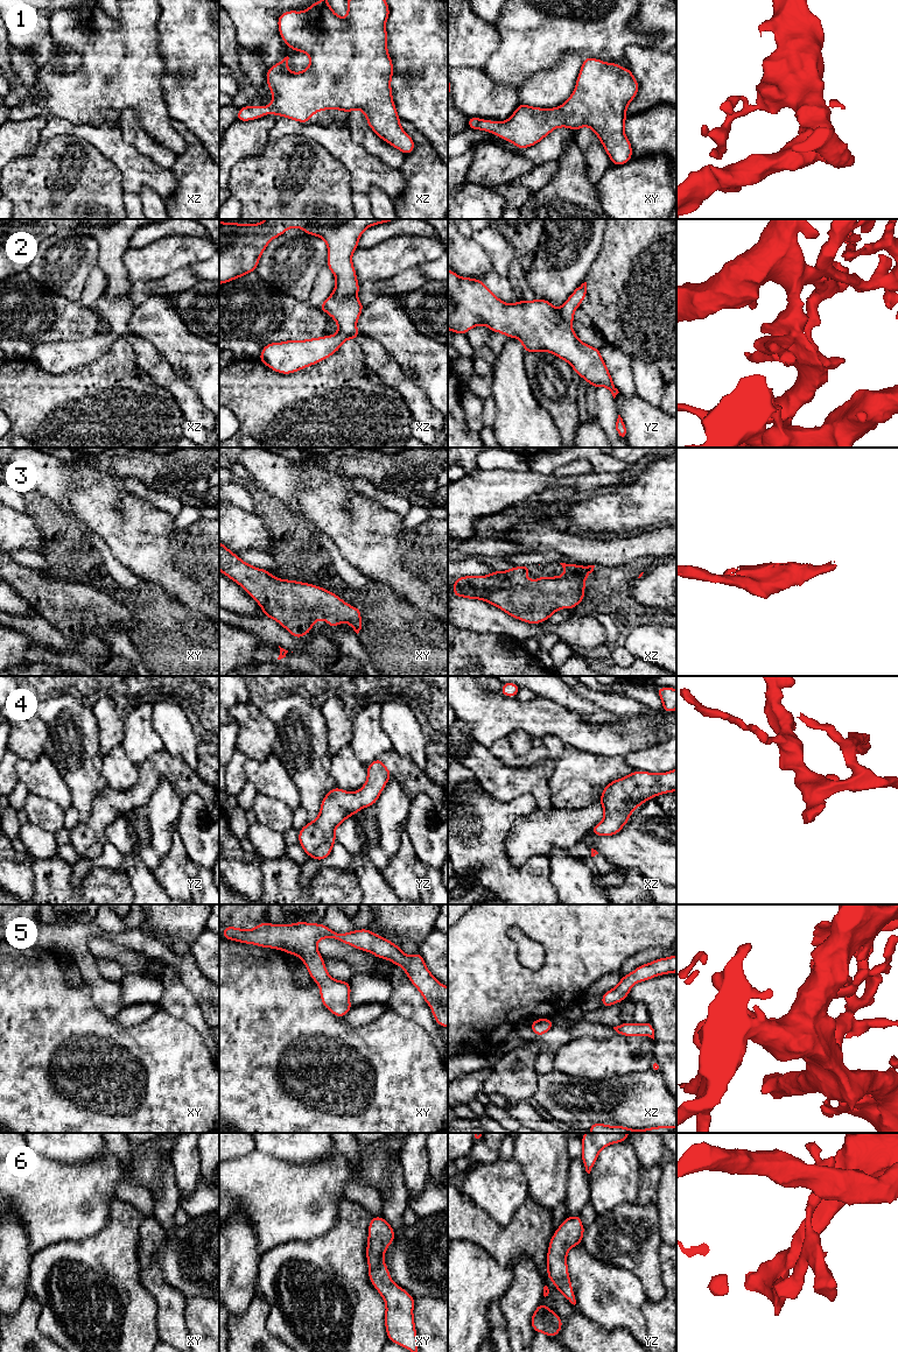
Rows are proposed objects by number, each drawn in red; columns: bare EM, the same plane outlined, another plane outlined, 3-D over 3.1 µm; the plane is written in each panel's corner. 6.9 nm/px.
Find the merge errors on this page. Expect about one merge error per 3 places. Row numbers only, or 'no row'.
no row

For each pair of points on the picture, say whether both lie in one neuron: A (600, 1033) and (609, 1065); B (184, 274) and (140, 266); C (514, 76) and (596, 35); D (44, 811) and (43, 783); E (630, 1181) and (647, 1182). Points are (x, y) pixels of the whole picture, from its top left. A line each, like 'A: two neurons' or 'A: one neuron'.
A: two neurons
B: two neurons
C: one neuron
D: two neurons
E: two neurons

